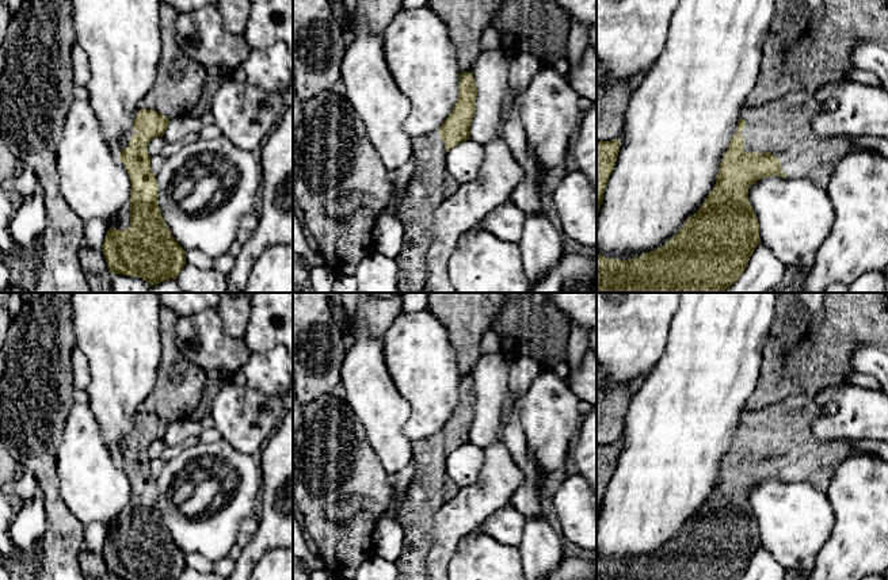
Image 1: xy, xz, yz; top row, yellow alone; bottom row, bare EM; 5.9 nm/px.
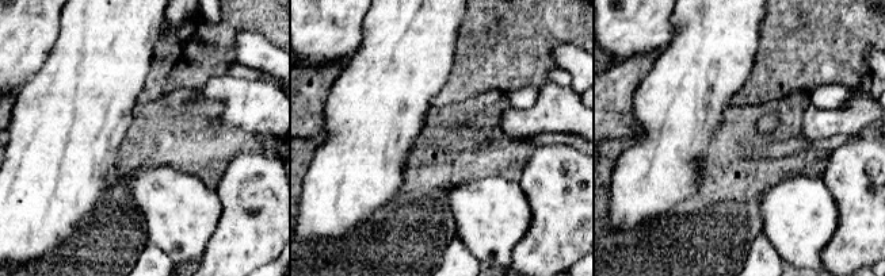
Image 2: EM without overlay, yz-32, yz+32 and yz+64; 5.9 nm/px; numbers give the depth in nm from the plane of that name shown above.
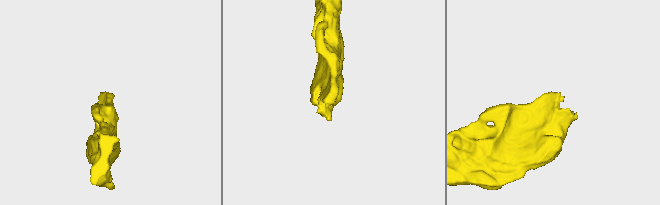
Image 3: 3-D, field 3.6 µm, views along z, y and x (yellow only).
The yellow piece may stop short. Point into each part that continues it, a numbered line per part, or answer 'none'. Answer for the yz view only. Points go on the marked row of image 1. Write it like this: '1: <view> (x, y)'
1: yz (784, 128)

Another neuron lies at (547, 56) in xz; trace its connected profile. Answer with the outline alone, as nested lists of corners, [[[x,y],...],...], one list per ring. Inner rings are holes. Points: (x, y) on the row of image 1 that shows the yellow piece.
[[[546,45],[542,51],[540,53],[542,64],[550,65],[552,68],[556,69],[563,77],[568,77],[569,75],[569,65],[567,60],[564,58],[557,58],[552,50],[550,46]]]

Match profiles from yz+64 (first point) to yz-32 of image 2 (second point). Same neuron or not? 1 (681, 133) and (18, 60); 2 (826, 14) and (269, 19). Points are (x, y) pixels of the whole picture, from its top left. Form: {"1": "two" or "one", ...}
{"1": "two", "2": "one"}

